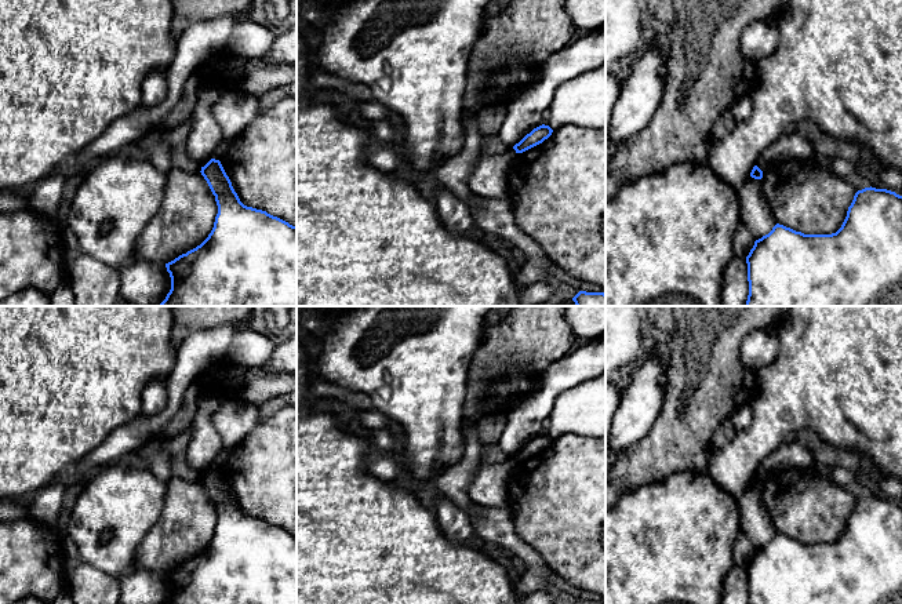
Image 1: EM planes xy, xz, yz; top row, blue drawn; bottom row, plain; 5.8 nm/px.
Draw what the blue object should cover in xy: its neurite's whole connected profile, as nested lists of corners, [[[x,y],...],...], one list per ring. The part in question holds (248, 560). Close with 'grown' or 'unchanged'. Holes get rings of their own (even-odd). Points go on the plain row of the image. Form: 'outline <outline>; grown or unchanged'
outline [[[211,467],[200,481],[215,505],[218,523],[211,542],[200,554],[166,572],[171,586],[167,604],[297,604],[297,535],[244,514],[219,469]]]; unchanged

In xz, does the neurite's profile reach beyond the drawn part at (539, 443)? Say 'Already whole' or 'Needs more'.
Already whole

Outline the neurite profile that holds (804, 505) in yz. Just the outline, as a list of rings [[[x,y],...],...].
[[[814,466],[770,473],[761,498],[775,531],[804,543],[836,542],[858,501]]]

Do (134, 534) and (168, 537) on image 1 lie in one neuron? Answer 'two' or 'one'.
two

